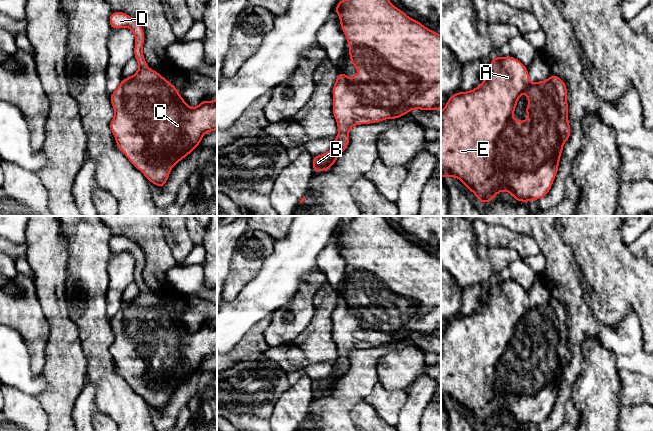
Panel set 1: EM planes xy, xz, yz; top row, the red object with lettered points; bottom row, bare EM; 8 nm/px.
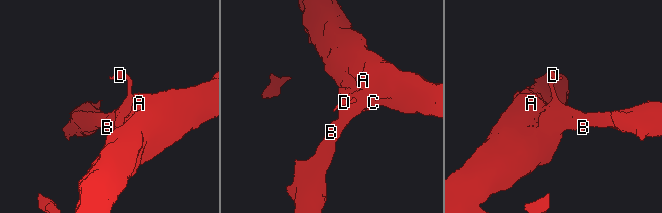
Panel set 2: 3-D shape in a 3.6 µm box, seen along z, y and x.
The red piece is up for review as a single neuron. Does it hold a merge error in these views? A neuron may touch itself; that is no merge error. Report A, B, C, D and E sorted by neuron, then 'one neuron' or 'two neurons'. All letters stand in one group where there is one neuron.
A B C D E; one neuron

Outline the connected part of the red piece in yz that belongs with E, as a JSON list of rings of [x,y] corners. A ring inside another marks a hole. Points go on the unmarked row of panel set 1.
[[[512,280],[492,281],[490,290],[485,297],[485,303],[480,310],[467,316],[459,315],[448,322],[445,332],[441,335],[441,401],[457,401],[468,414],[472,415],[482,428],[489,427],[500,415],[508,415],[510,419],[519,426],[539,424],[544,422],[552,412],[553,405],[559,392],[559,384],[563,375],[564,366],[571,360],[571,351],[568,347],[568,326],[566,307],[557,299],[551,297],[546,305],[529,307],[528,292],[518,283]],[[523,316],[528,317],[527,326],[530,328],[525,332],[525,338],[530,340],[528,345],[519,346],[512,341],[516,334],[518,322]]]

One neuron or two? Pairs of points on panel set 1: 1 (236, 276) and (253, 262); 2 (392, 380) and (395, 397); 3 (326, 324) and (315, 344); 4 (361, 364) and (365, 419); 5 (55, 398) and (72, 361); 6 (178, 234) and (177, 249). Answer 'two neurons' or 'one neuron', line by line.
1: one neuron
2: two neurons
3: one neuron
4: two neurons
5: one neuron
6: one neuron

